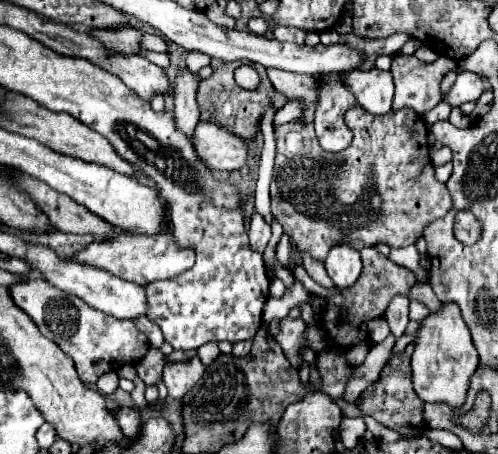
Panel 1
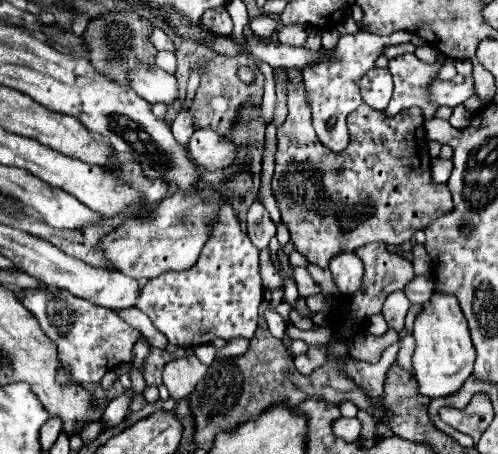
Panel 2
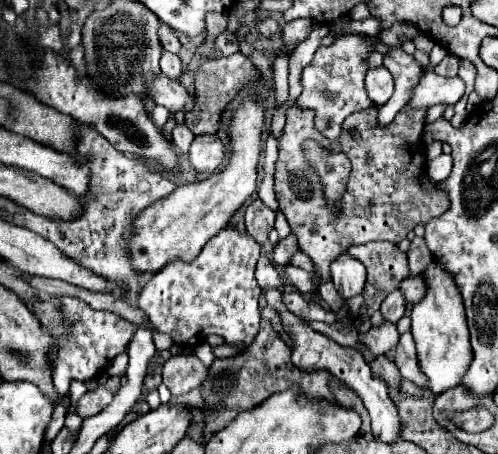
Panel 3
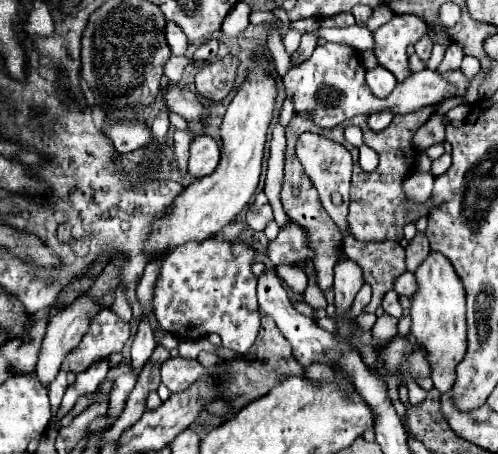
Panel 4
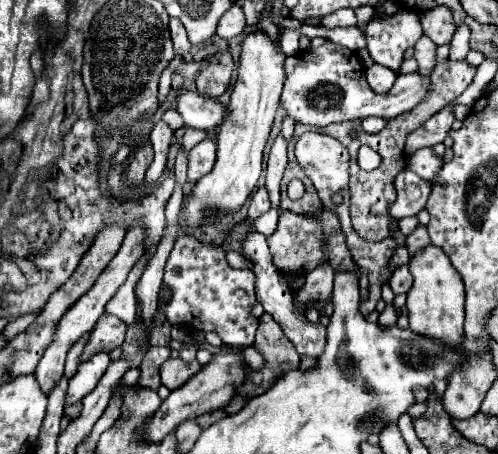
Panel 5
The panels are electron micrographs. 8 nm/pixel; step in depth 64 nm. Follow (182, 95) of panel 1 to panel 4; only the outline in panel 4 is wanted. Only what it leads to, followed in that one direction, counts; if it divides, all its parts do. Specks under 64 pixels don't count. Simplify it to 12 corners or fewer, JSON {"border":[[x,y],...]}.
{"border":[[174,132],[174,152],[178,172],[186,174],[190,136]]}

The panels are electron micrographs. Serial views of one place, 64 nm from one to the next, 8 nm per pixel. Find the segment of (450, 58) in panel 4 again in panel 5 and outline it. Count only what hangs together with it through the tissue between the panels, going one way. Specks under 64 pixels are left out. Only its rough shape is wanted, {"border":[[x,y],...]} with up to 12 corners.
{"border":[[460,24],[450,42],[450,58],[470,52],[470,28]]}

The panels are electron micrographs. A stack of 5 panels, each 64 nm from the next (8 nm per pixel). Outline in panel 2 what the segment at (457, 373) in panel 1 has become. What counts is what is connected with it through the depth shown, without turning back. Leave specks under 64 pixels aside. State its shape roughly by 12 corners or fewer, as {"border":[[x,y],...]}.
{"border":[[434,290],[416,316],[414,376],[430,398],[472,374],[456,296]]}

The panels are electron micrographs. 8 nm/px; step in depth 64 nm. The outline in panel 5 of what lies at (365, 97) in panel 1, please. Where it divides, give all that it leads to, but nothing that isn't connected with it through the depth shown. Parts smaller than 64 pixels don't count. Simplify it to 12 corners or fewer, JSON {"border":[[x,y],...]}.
{"border":[[380,64],[366,70],[366,80],[376,94],[386,94],[396,72]]}

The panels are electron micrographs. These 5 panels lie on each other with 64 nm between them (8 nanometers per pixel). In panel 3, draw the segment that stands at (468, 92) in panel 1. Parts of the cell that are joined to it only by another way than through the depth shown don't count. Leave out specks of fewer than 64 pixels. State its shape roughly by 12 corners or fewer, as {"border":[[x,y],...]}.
{"border":[[432,70],[420,76],[406,106],[430,108],[456,104],[464,82],[438,76]]}

